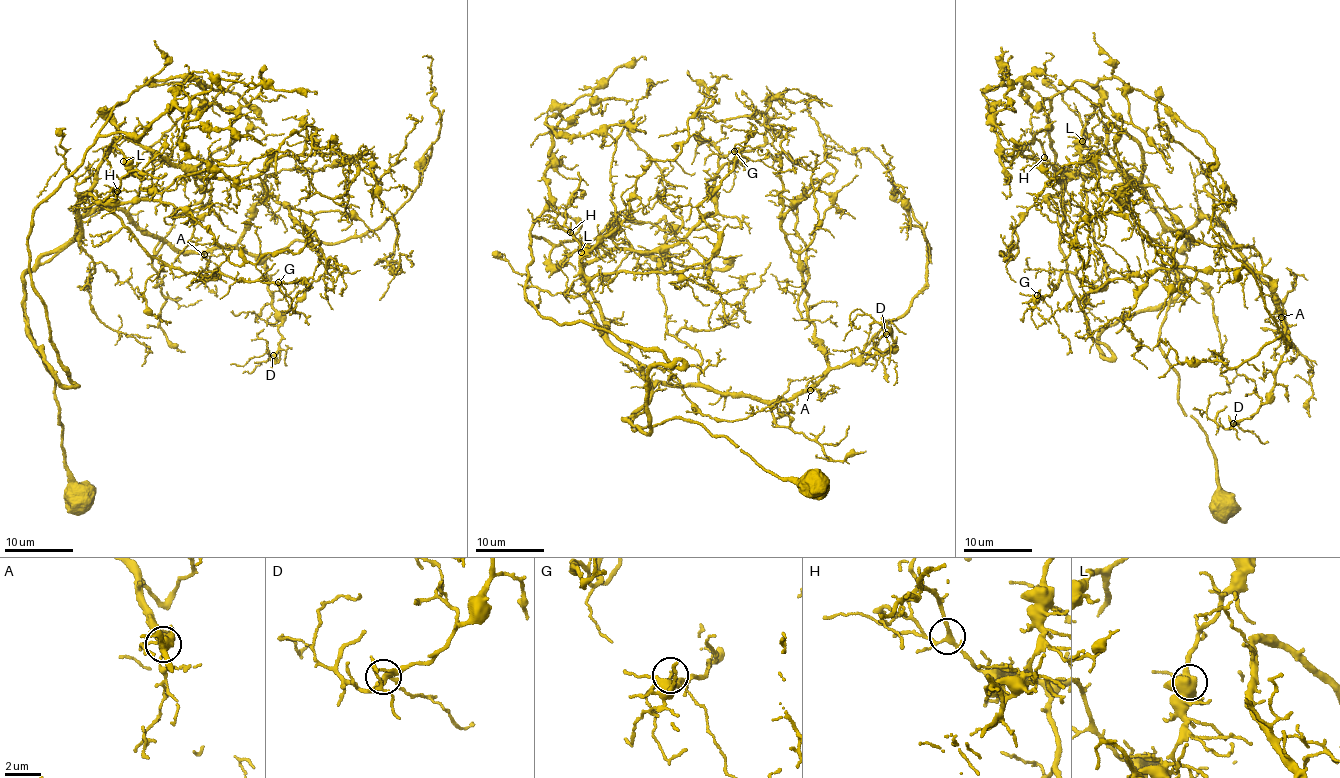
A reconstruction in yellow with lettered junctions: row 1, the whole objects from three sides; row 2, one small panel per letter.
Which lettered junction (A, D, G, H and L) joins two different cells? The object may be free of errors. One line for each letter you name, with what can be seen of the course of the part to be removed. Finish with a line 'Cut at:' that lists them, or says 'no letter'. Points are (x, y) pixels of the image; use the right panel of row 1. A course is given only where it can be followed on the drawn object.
Cut at: no letter

